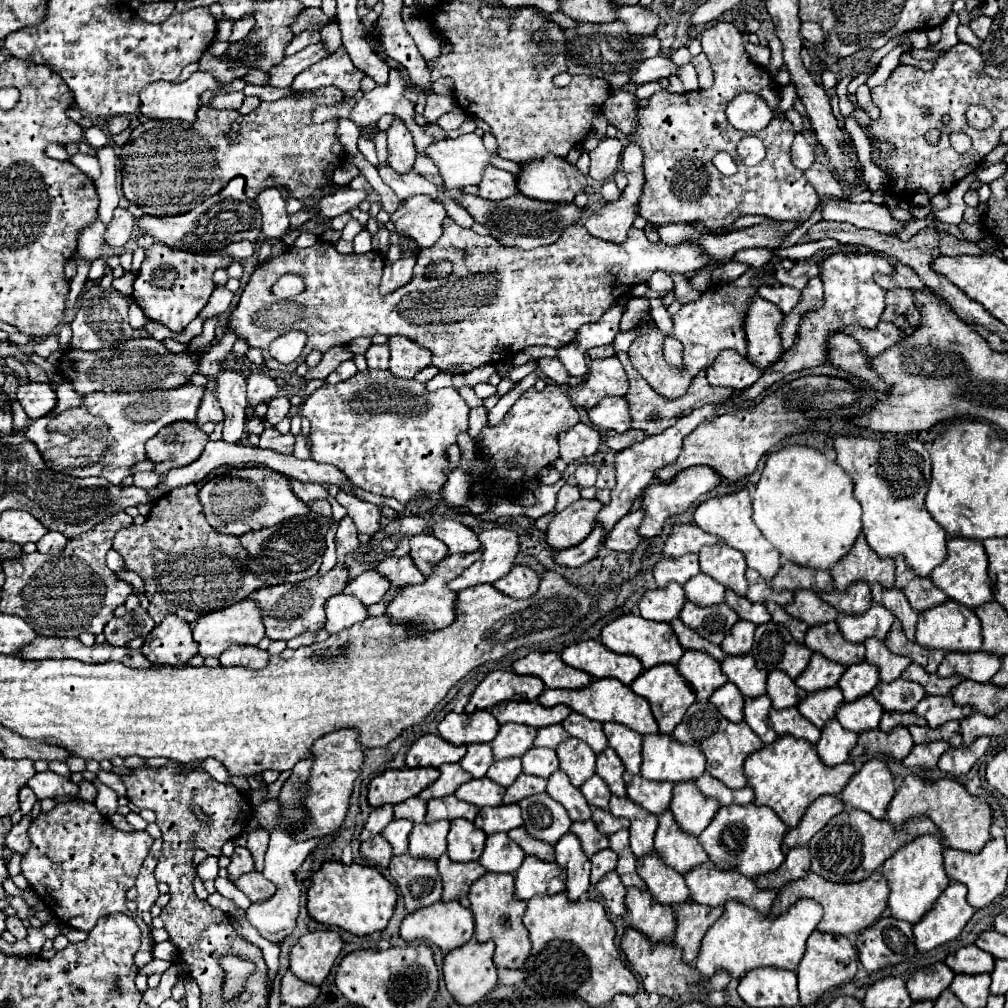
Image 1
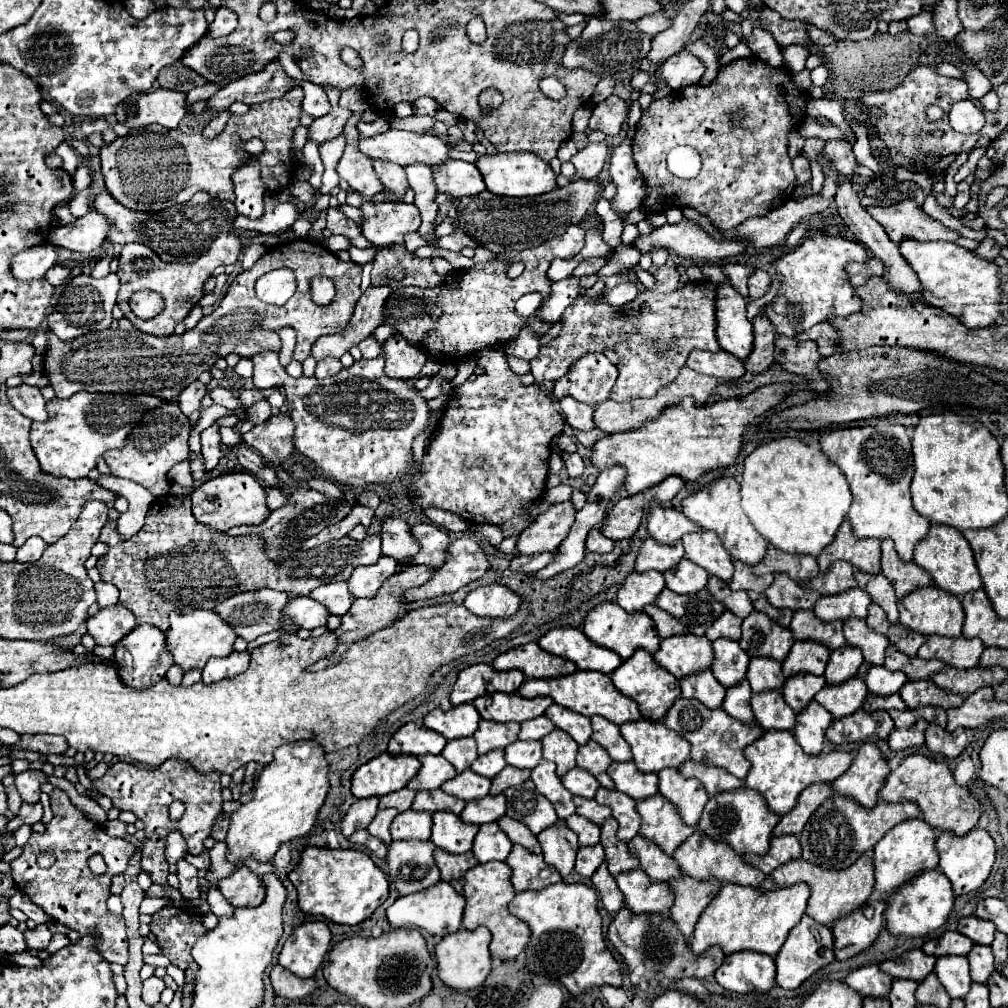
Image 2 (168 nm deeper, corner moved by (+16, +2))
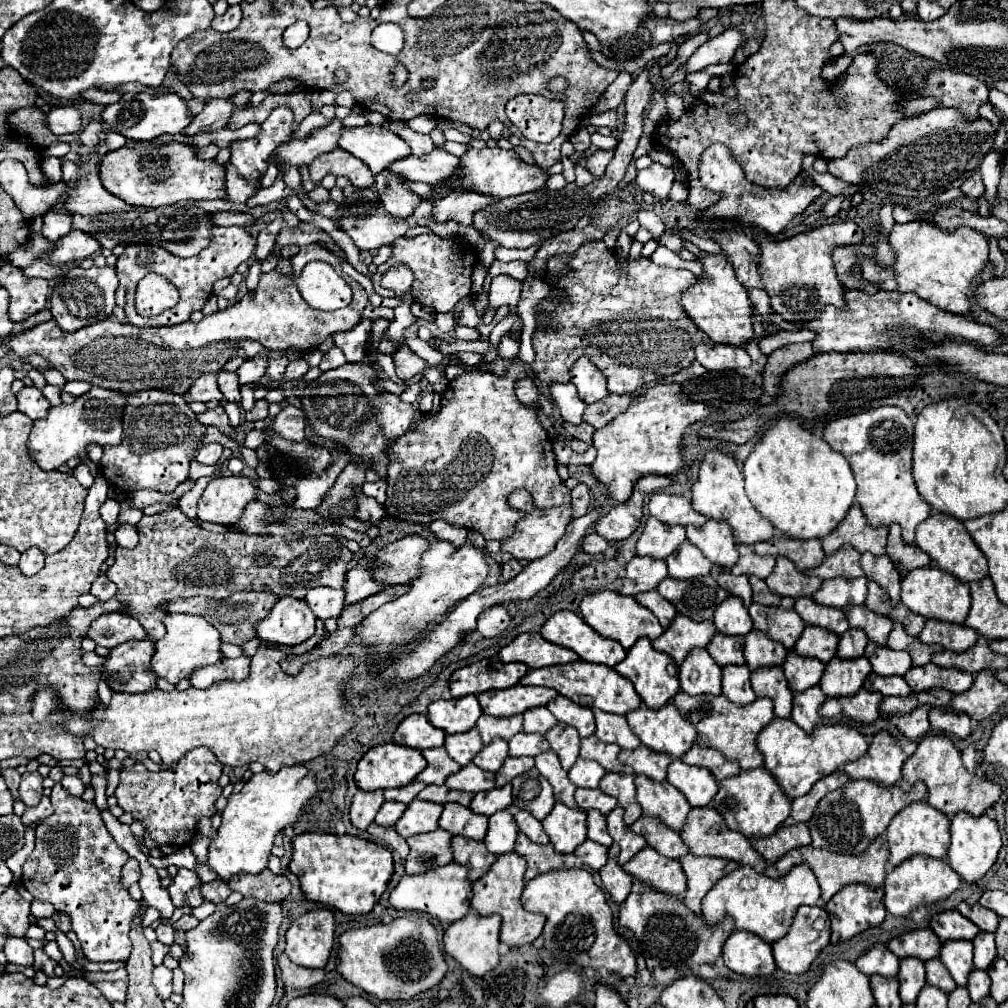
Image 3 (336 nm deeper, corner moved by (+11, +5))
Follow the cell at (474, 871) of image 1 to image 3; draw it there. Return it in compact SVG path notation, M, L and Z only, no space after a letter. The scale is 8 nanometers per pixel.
M453 837L451 839L451 851L453 851L453 861L469 867L469 881L477 881L481 875L489 871L489 867L495 863L497 855L489 853L483 841L471 841L465 837Z

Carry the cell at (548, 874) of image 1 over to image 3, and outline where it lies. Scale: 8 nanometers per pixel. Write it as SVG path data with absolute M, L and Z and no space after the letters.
M519 833L515 851L525 857L527 861L527 871L525 871L525 881L531 881L533 877L555 871L555 869L573 869L577 865L575 855L561 855L557 853L551 845L537 845L527 839L527 835Z

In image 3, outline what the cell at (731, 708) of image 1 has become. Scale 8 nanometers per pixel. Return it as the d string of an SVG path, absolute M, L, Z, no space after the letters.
M693 649L679 667L681 691L689 695L721 695L721 667L705 649Z

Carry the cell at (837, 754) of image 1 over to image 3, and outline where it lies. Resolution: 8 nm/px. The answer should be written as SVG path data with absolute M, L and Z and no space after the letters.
M811 687L811 691L797 693L793 699L793 721L807 733L819 725L819 707L825 703L825 695L819 687Z

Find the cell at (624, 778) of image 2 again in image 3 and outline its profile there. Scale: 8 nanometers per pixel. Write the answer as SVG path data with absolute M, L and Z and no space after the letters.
M637 747L633 751L621 751L619 753L619 761L625 763L627 767L633 767L635 775L645 775L653 781L665 781L667 775L667 767L673 761L669 755L661 755L661 753L653 753L645 747Z

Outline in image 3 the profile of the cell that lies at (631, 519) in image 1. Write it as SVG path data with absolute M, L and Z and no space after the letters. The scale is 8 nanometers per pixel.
M597 533L585 535L585 539L581 543L581 549L585 553L603 553L603 551L607 551L607 547L609 547L609 543L601 535L597 535Z

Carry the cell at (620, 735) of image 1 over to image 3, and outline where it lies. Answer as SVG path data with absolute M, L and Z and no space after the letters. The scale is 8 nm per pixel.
M593 711L593 713L595 713L595 721L597 721L595 735L601 741L615 743L621 749L635 749L637 745L641 745L641 741L629 729L625 717L615 715L615 713L605 713L605 711Z

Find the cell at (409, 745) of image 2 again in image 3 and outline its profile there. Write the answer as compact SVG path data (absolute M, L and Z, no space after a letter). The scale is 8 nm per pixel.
M415 713L401 721L401 725L393 735L393 741L397 745L407 745L419 751L435 749L435 747L443 747L445 731L433 727L425 715Z

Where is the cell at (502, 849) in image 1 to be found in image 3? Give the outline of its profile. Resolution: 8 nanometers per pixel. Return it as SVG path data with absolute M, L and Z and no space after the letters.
M497 811L495 815L489 817L489 829L485 835L485 845L491 853L503 855L513 851L515 841L517 841L517 825L515 819L509 815L509 811Z

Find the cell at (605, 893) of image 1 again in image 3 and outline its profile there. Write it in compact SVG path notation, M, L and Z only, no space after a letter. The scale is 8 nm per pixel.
M613 843L613 845L609 847L609 861L601 867L599 875L601 875L603 887L607 889L607 893L611 895L611 899L613 899L617 905L621 905L621 903L627 899L629 891L631 891L633 879L631 879L631 875L627 875L627 873L617 865L617 857L619 857L619 847L617 847L617 843Z

